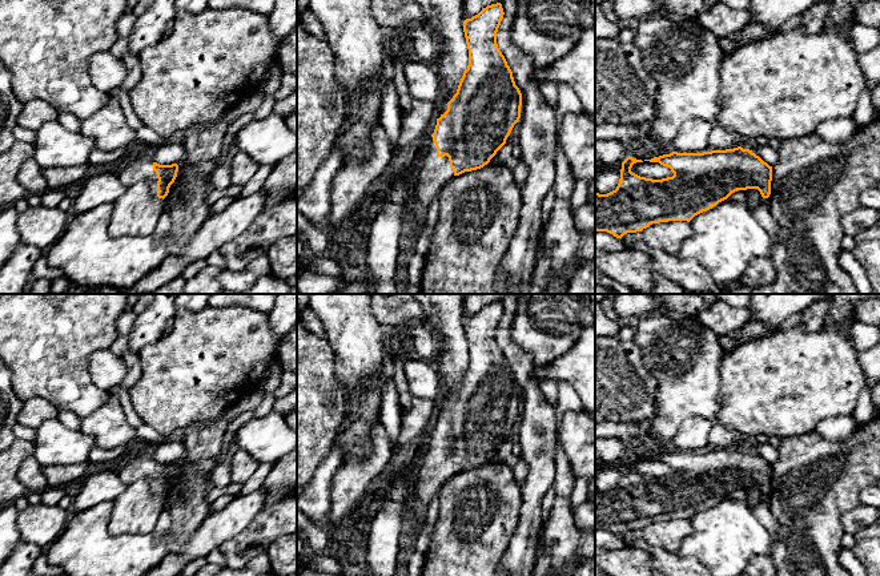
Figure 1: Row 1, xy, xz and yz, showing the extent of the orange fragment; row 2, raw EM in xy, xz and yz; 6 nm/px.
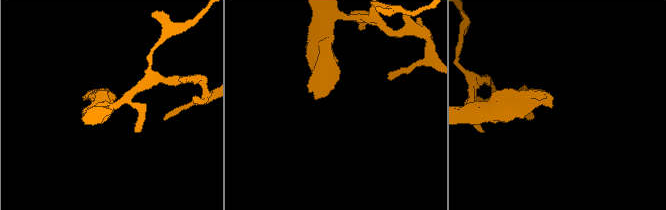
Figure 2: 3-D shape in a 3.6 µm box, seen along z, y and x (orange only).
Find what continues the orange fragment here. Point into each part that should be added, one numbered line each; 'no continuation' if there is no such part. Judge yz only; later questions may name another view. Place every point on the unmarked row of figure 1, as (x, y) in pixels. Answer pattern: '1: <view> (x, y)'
no continuation

